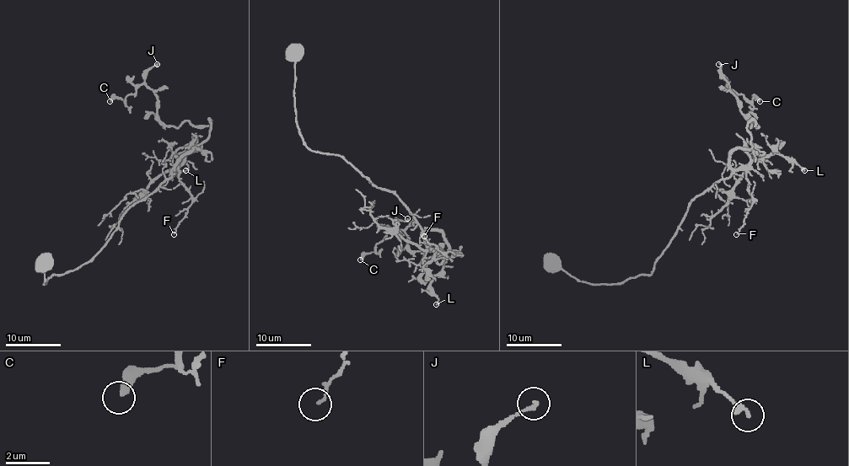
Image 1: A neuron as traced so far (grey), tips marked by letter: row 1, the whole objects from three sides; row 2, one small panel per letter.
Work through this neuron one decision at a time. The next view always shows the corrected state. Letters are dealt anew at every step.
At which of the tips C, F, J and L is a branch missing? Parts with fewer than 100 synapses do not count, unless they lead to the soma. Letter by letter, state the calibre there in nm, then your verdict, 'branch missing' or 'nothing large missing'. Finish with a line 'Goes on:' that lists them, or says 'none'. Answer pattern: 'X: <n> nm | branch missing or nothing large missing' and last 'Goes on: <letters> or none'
C: 320 nm | nothing large missing
F: 100 nm | nothing large missing
J: 150 nm | nothing large missing
L: 190 nm | nothing large missing
Goes on: none

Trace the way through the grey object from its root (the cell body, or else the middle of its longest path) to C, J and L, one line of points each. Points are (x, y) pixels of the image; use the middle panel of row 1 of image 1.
C: (292, 52), (302, 141), (461, 248), (413, 251), (389, 228), (360, 259)
J: (292, 52), (302, 141), (392, 192), (422, 232), (439, 231), (461, 254), (413, 251), (394, 228), (407, 218)
L: (292, 52), (302, 141), (312, 151), (341, 156), (407, 209), (433, 253), (427, 270), (436, 304)

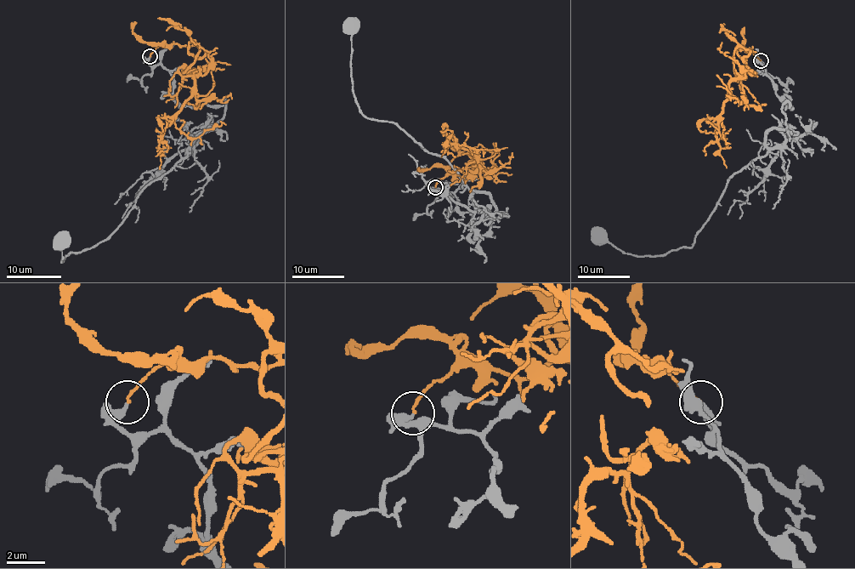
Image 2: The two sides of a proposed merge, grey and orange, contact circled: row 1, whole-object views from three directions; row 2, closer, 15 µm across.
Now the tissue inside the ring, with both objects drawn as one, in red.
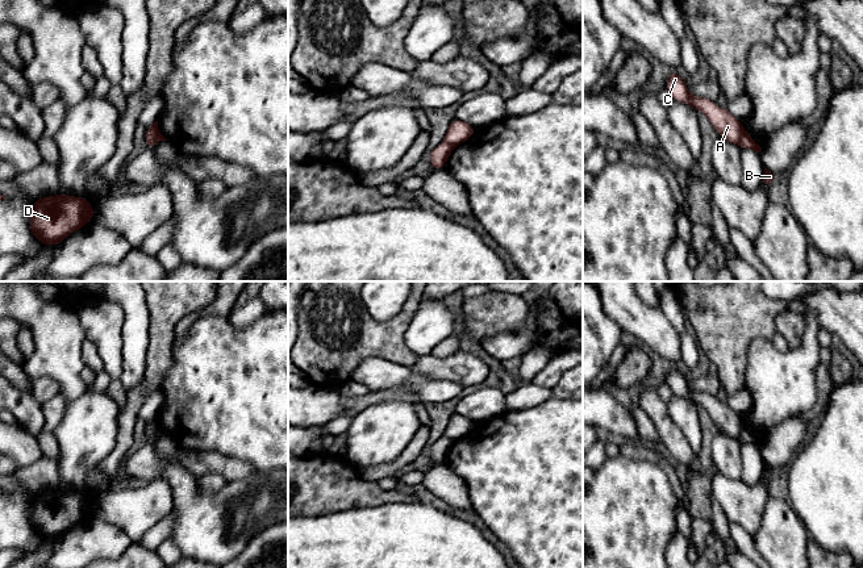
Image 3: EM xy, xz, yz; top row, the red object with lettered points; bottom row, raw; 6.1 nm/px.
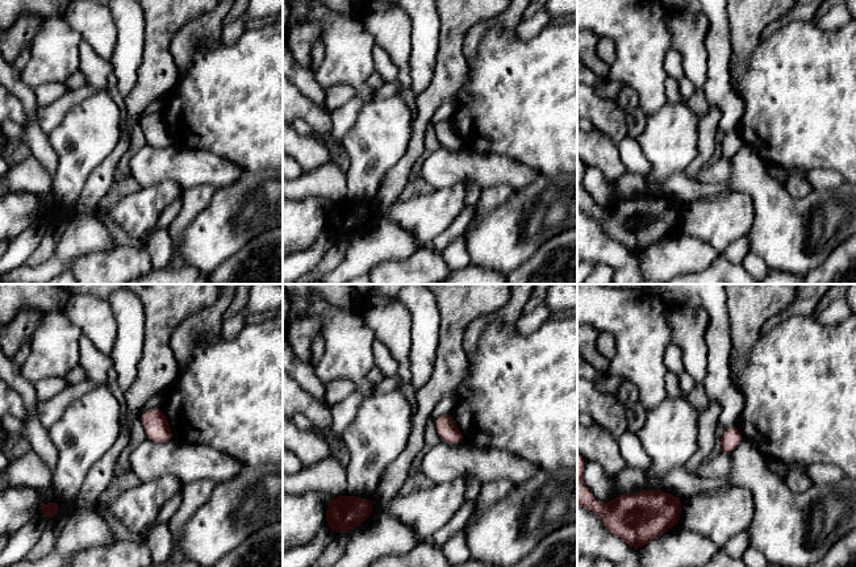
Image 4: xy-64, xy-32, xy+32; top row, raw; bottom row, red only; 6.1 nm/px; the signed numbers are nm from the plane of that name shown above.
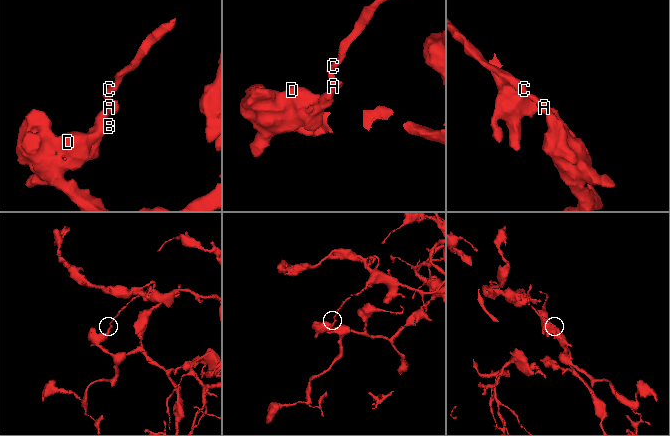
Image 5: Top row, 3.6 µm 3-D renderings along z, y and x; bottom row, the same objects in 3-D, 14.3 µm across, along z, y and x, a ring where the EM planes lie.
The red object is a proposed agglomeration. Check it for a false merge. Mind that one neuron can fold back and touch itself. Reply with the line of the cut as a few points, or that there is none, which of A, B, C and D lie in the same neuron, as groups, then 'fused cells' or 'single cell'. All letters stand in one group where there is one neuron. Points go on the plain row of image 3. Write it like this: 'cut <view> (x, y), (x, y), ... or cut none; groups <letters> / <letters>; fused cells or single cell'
cut yz (742, 422), (737, 438); groups A C / B D; fused cells

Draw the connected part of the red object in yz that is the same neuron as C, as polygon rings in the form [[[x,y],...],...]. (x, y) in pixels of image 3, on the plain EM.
[[[676,366],[670,367],[666,384],[674,396],[688,398],[704,408],[724,435],[738,439],[743,421],[726,402],[716,402],[710,393],[691,389]]]

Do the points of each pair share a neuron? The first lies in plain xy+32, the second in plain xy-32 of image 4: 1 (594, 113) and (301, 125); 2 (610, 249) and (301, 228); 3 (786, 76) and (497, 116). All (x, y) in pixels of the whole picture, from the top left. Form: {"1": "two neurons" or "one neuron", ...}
{"1": "two neurons", "2": "one neuron", "3": "one neuron"}

